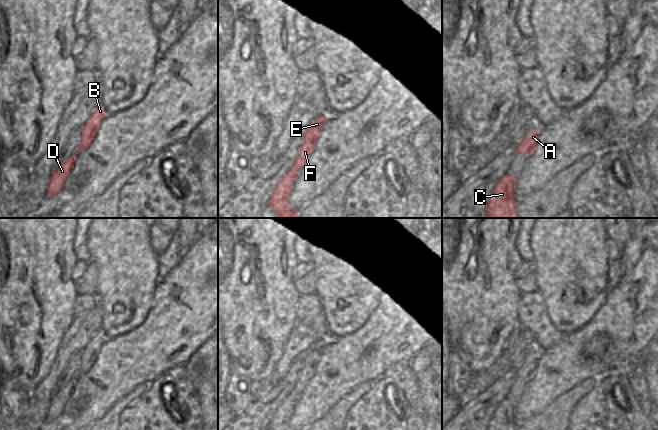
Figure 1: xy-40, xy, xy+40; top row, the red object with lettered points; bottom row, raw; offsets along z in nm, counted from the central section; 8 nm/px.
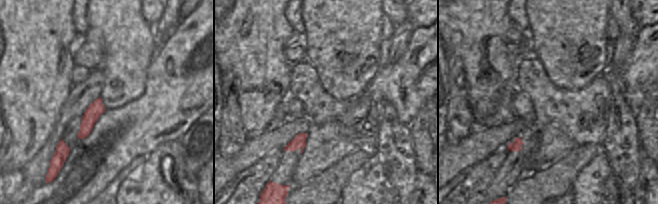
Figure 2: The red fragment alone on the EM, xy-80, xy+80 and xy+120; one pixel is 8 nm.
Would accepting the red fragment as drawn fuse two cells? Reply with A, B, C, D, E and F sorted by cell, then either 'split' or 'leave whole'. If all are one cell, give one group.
A B E F / C D | split

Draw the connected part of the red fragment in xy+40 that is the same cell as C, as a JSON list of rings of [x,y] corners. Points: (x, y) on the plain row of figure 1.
[[[511,398],[504,400],[494,411],[487,430],[516,430],[514,411],[516,402]]]

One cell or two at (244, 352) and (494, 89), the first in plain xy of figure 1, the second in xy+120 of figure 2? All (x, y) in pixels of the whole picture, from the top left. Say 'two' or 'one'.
one

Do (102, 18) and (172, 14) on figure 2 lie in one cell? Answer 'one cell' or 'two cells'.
two cells

